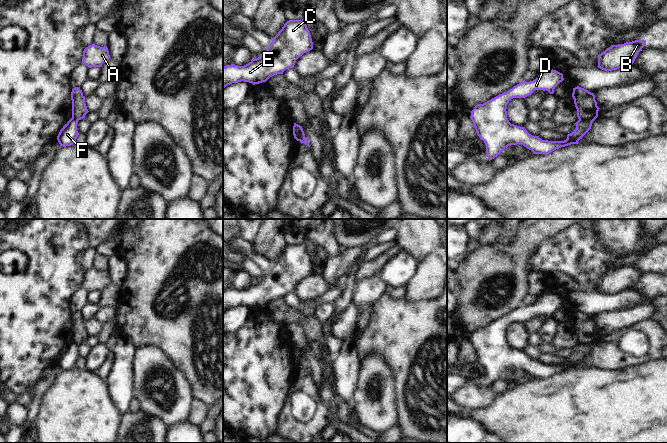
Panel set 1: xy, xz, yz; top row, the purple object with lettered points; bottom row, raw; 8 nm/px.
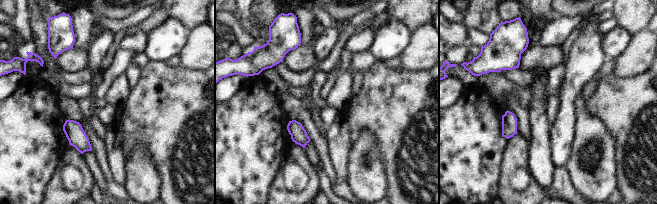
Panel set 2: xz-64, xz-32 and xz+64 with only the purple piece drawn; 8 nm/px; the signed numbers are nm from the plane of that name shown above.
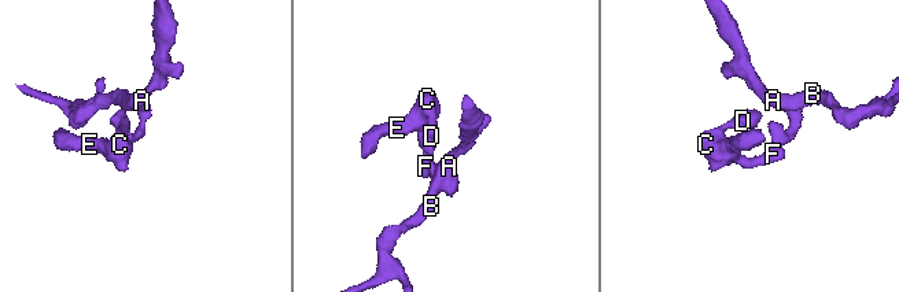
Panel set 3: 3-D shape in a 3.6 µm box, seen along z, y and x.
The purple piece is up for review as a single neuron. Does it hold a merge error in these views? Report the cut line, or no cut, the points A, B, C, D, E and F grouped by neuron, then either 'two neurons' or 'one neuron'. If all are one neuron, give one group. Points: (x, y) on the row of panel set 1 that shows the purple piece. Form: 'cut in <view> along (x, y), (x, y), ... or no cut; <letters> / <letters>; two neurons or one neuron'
cut in yz along (579, 119), (591, 122); A B / C D E F; two neurons

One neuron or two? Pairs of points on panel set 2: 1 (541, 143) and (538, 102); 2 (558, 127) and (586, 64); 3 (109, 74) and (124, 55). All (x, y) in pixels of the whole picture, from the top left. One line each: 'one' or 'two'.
1: one
2: one
3: one

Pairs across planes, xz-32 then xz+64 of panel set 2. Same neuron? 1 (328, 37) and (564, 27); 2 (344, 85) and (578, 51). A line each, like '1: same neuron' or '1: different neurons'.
1: same neuron
2: different neurons

